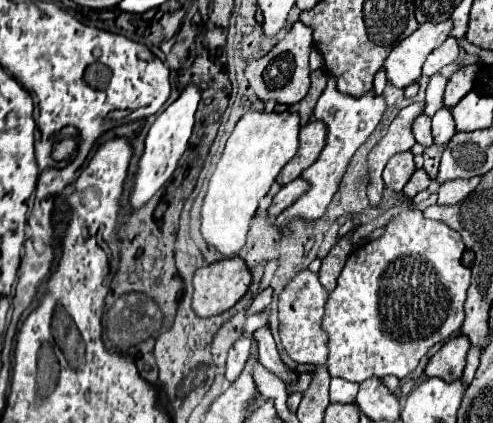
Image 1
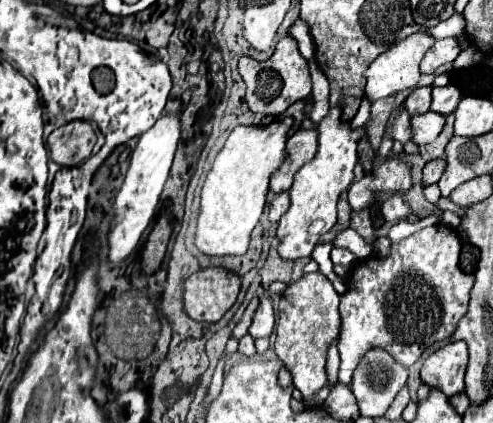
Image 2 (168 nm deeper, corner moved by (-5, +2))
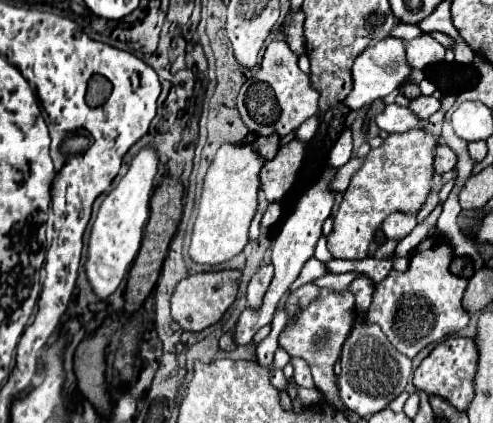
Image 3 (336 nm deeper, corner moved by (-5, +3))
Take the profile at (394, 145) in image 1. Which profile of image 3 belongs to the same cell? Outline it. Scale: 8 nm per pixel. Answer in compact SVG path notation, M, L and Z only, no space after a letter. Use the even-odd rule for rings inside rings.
M393 213L385 219L383 223L383 233L387 235L387 239L393 241L401 241L403 237L407 237L417 225L417 219L413 215L407 213Z

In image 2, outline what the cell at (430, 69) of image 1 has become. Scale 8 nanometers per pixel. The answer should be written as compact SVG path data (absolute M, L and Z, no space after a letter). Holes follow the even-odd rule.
M455 38L437 40L421 60L421 74L433 74L439 66L453 62L459 56L459 52L461 48Z

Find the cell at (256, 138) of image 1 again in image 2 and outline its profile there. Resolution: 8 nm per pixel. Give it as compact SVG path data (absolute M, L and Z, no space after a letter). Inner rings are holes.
M283 118L269 126L237 126L229 134L201 190L201 214L195 236L201 252L209 256L243 256L247 252L251 230L265 208L269 180L287 158L287 134L291 126L293 118Z

